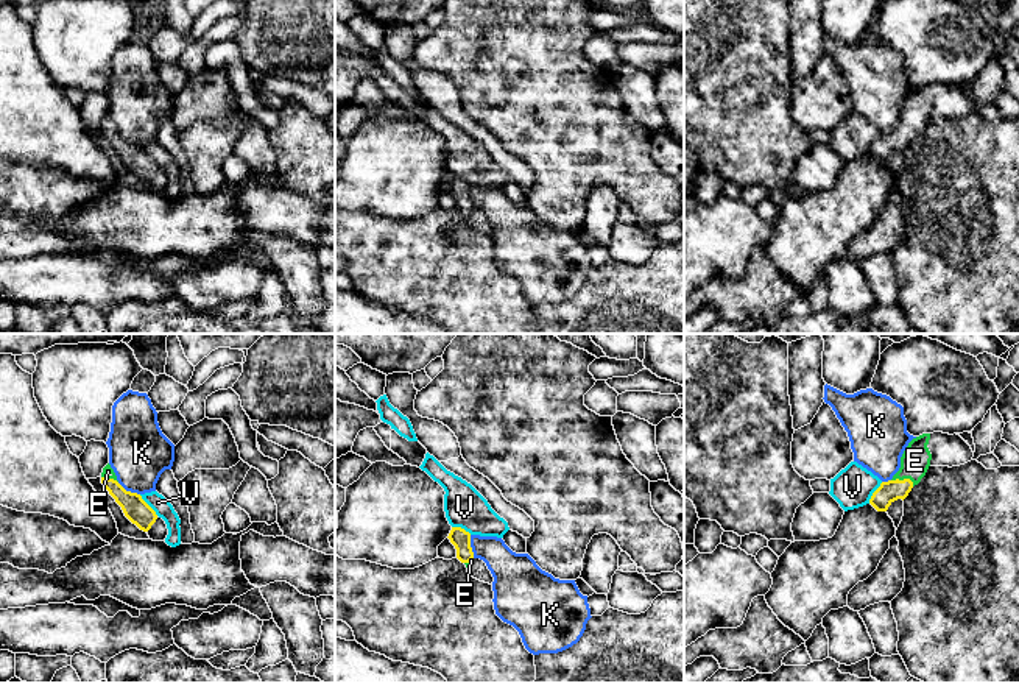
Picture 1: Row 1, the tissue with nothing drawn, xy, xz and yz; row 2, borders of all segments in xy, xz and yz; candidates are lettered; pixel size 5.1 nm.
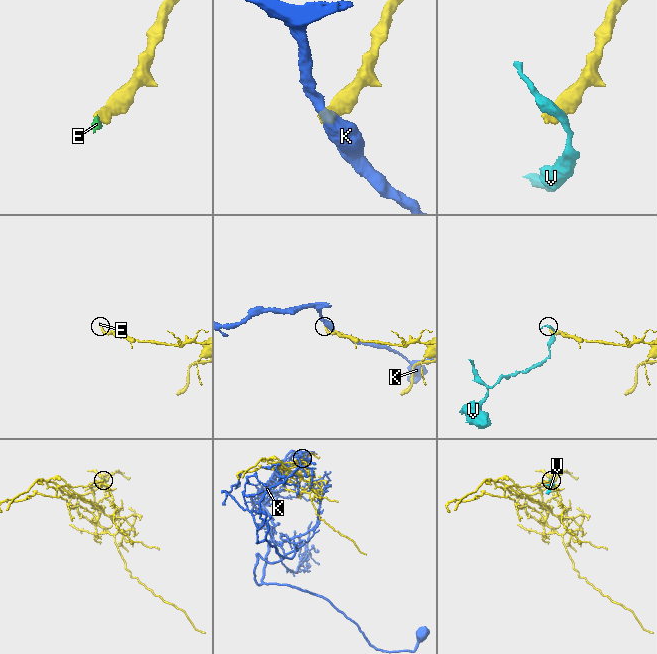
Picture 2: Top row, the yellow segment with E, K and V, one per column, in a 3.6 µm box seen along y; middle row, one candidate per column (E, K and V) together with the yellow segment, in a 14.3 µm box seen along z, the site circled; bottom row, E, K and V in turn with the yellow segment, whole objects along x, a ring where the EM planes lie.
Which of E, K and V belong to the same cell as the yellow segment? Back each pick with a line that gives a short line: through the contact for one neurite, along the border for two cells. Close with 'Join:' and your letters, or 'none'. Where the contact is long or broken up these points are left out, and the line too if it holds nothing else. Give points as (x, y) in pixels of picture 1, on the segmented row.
E: yz (888, 491), (904, 479), (912, 471), (915, 460)
Join: E

